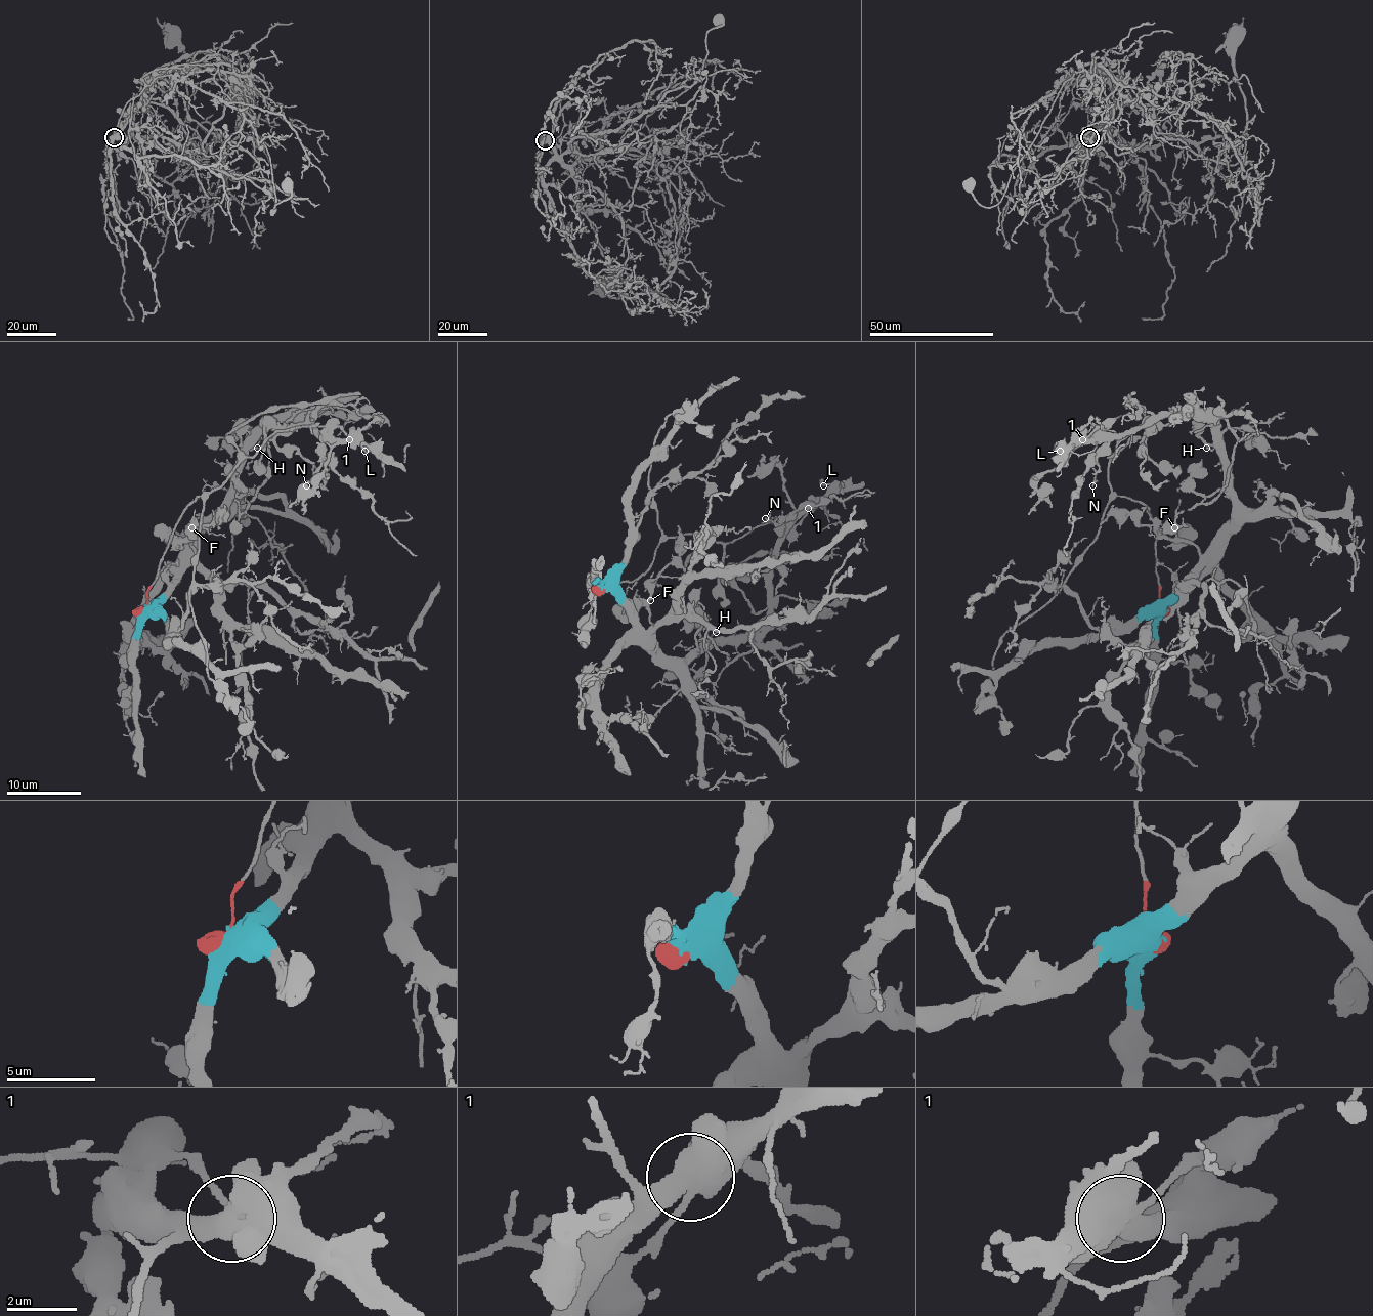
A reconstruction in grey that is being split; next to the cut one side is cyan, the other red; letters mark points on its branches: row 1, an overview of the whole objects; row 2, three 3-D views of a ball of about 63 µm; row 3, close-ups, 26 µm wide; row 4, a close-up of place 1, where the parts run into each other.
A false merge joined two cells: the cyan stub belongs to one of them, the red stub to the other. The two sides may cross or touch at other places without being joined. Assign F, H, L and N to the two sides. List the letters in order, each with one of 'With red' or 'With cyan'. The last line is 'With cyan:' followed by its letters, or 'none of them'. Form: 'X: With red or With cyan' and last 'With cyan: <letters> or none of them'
F: With cyan
H: With cyan
L: With cyan
N: With cyan
With cyan: F, H, L, N

